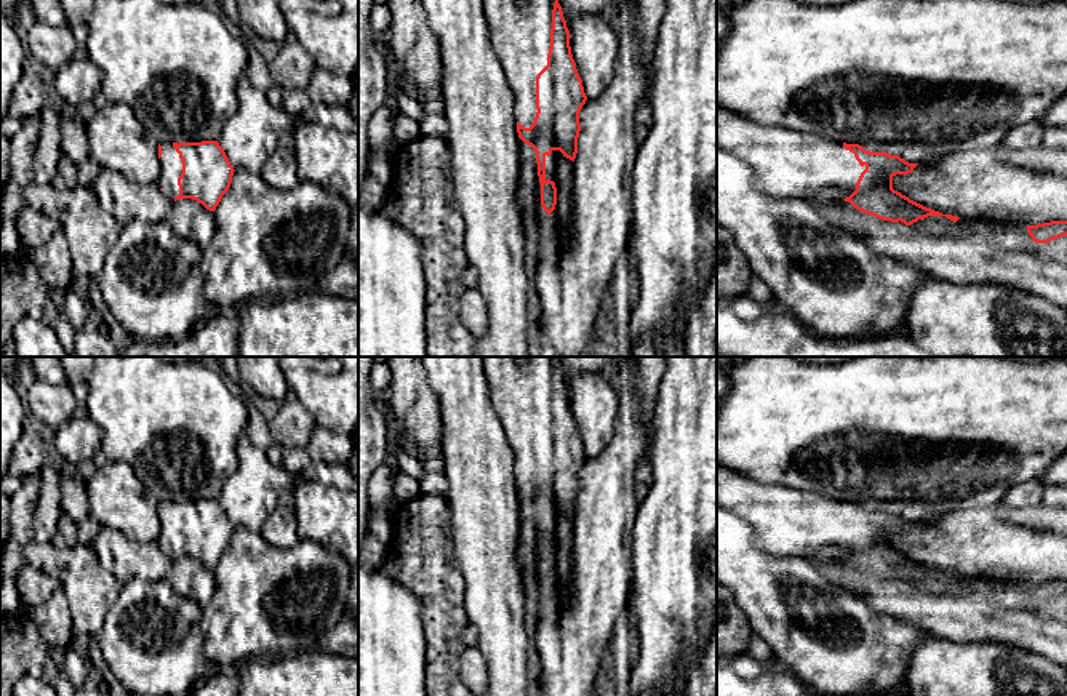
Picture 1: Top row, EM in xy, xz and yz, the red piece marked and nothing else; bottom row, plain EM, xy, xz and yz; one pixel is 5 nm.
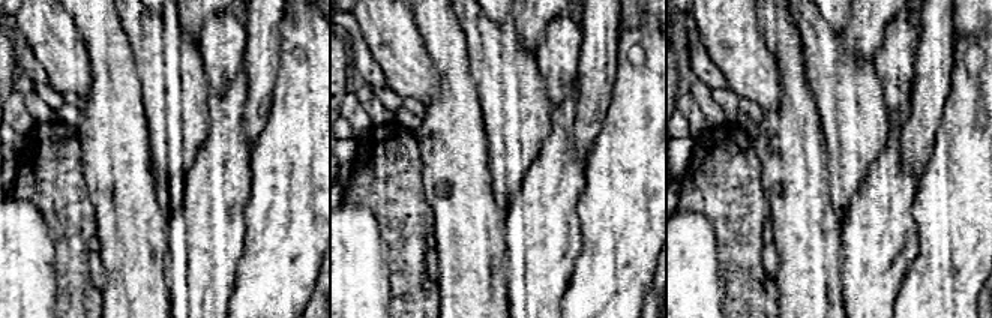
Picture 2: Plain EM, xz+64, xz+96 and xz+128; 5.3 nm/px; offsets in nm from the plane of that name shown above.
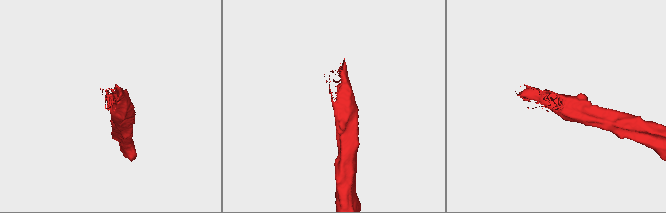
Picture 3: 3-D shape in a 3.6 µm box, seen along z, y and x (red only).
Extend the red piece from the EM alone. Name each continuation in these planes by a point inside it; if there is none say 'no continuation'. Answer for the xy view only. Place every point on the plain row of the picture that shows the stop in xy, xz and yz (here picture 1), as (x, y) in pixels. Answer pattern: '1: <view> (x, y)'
1: xy (170, 522)

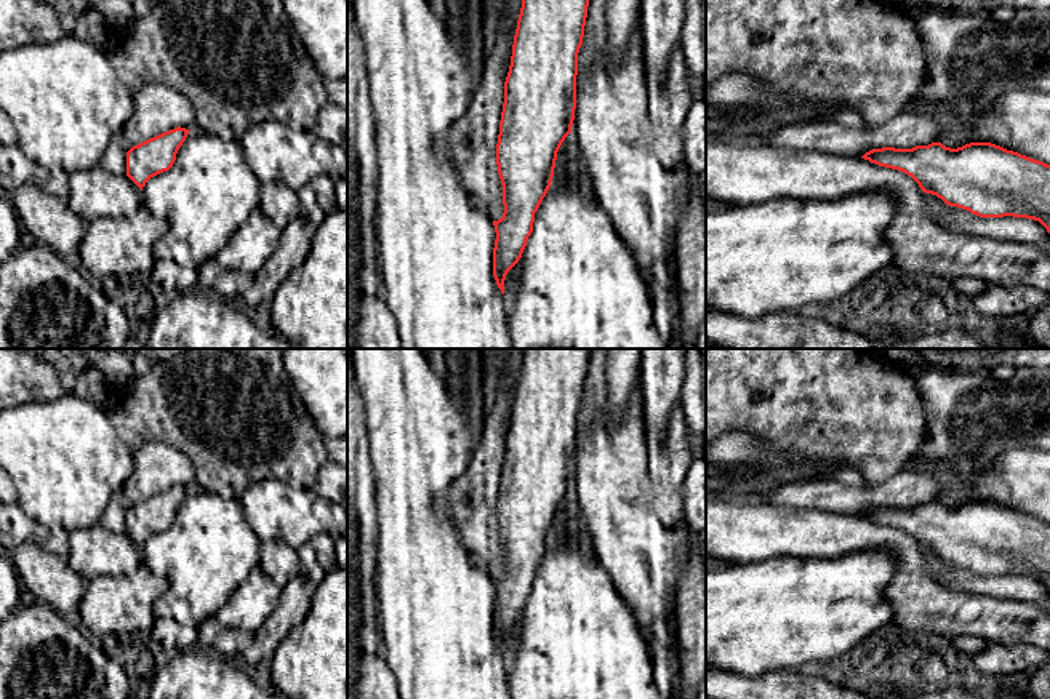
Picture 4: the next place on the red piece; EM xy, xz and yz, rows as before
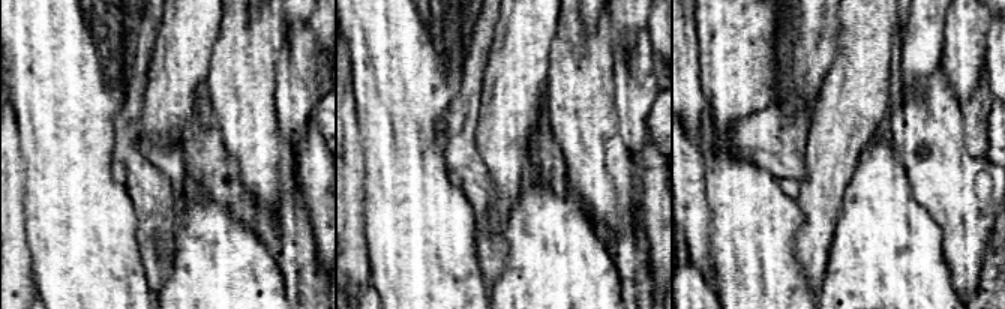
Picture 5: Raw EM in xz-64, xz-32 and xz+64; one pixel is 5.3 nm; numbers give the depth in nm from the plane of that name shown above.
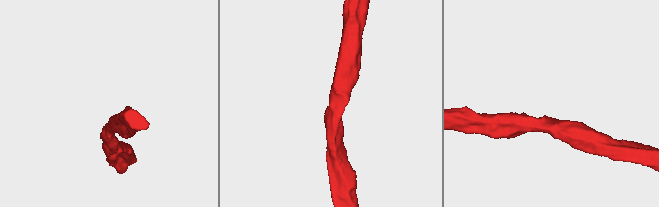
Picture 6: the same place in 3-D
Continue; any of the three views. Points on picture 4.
no continuation

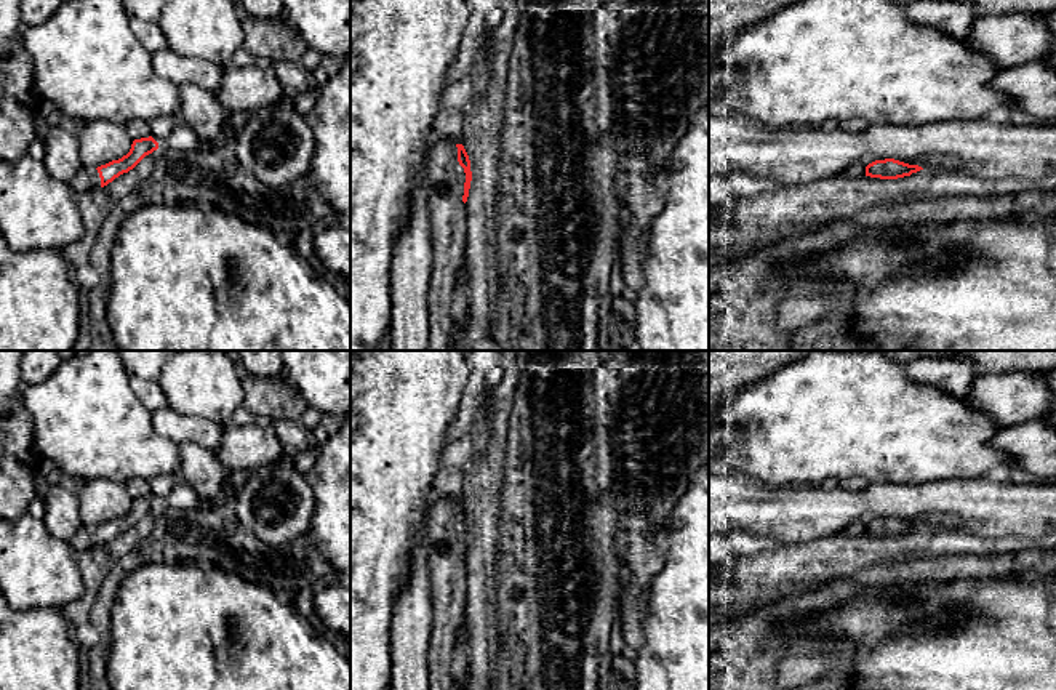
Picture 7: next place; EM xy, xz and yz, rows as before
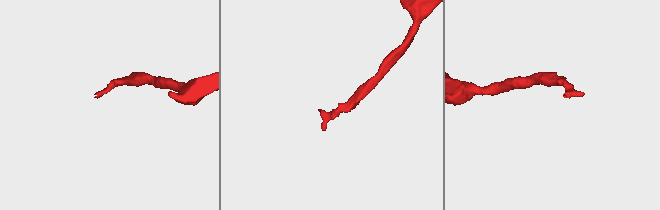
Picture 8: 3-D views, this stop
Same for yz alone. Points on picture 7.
no continuation

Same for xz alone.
1: xz (447, 537)

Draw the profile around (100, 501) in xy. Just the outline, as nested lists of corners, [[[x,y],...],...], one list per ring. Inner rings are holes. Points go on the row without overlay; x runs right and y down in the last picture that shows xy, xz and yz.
[[[96,479],[85,482],[78,493],[78,512],[82,525],[98,527],[118,519],[131,507],[133,498],[126,493],[125,483]]]

